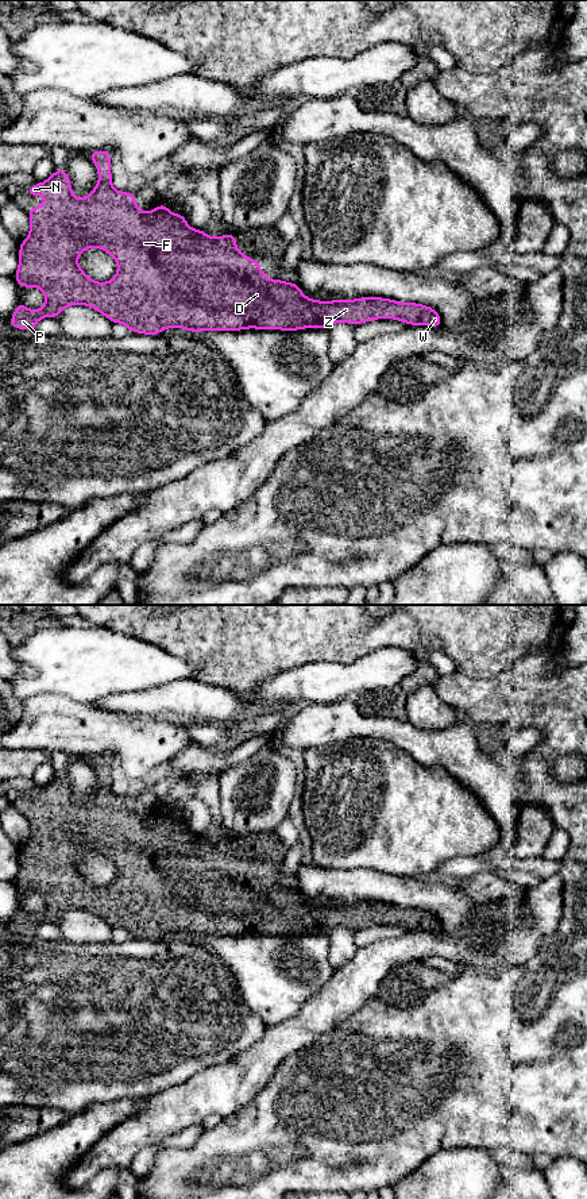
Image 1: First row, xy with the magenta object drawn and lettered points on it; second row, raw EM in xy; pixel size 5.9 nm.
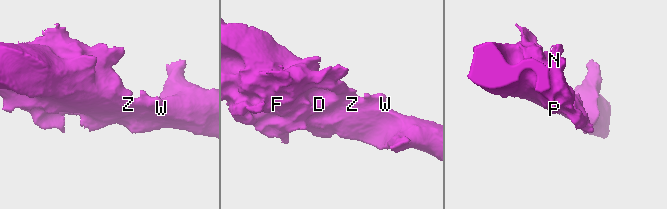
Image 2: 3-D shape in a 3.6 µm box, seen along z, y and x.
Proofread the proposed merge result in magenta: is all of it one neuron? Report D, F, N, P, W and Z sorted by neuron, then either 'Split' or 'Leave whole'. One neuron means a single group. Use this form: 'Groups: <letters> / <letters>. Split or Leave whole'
Groups: D F N P W Z. Leave whole

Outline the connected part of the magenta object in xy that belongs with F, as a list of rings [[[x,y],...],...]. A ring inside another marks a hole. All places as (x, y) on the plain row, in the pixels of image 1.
[[[109,755],[89,757],[89,763],[99,778],[99,787],[84,805],[74,801],[69,779],[63,774],[55,774],[45,787],[36,787],[27,793],[27,802],[46,801],[47,805],[42,811],[28,811],[30,837],[19,848],[19,871],[13,883],[20,892],[39,892],[46,902],[46,907],[40,914],[28,914],[24,909],[18,907],[12,924],[7,928],[11,932],[34,936],[40,924],[58,924],[61,917],[70,910],[90,911],[111,928],[124,929],[130,937],[151,941],[158,941],[166,933],[184,933],[193,938],[248,933],[278,936],[321,933],[329,936],[337,926],[345,926],[355,932],[379,924],[399,925],[406,930],[428,930],[432,933],[443,930],[440,918],[429,910],[374,901],[320,906],[305,902],[297,887],[267,883],[260,875],[263,867],[256,867],[237,855],[233,837],[212,843],[204,834],[189,832],[184,816],[175,820],[169,816],[166,809],[159,807],[157,813],[142,817],[136,811],[135,798],[115,795],[112,793],[111,757]],[[90,852],[108,857],[116,865],[117,878],[111,886],[96,887],[78,871],[78,861]]]

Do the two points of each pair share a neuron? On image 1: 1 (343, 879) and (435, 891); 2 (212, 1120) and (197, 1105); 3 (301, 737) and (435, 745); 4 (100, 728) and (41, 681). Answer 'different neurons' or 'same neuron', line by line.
1: same neuron
2: different neurons
3: same neuron
4: different neurons

